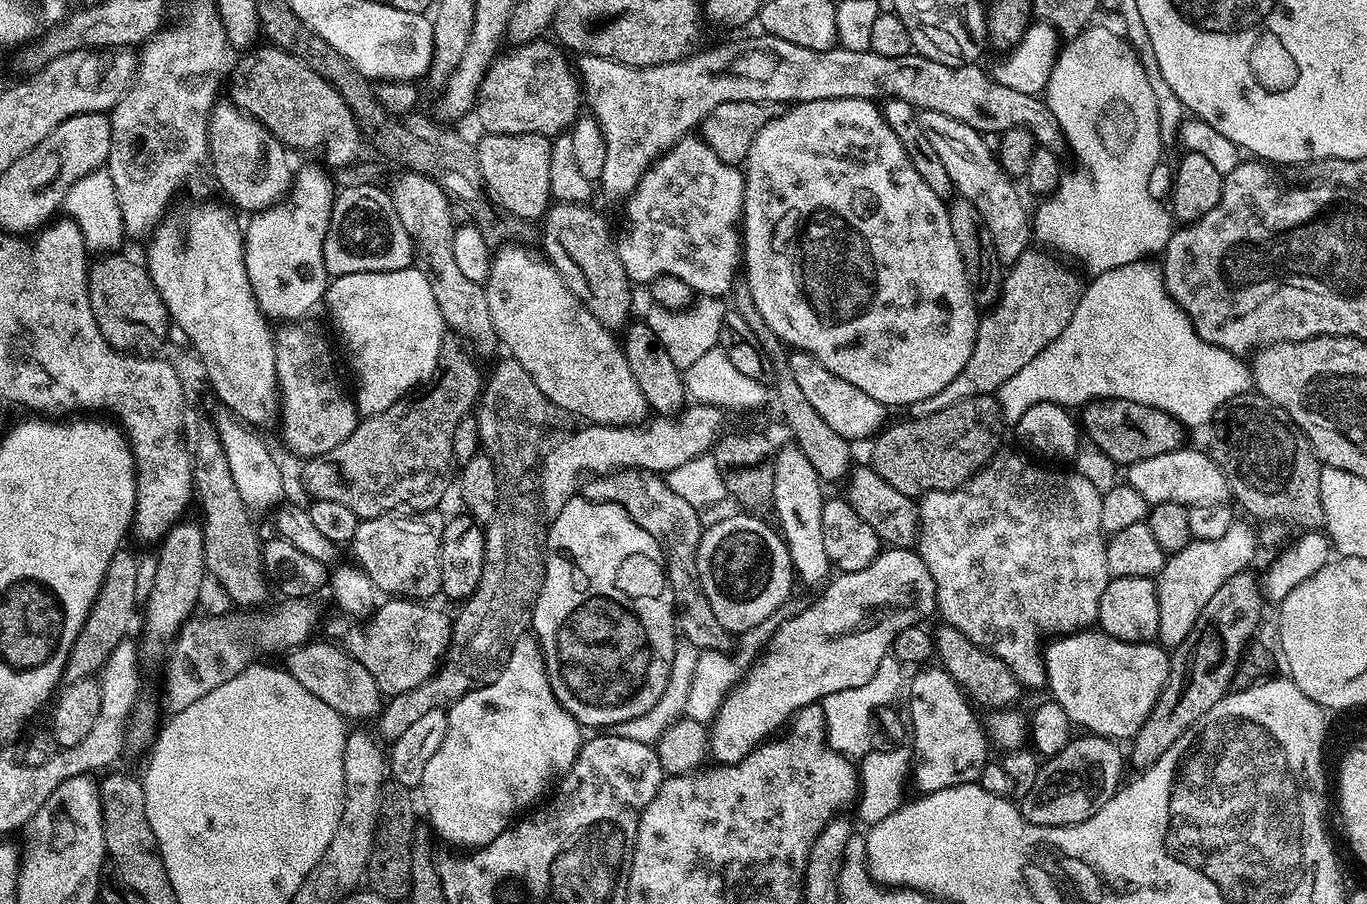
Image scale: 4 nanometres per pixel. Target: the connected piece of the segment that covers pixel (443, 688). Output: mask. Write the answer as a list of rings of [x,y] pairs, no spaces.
[[[503,358],[492,368],[492,373],[487,373],[486,379],[482,384],[482,391],[478,401],[478,407],[475,409],[474,415],[478,422],[478,430],[480,431],[480,442],[482,445],[483,455],[490,458],[490,462],[494,466],[494,474],[498,478],[498,502],[496,503],[496,513],[494,518],[490,518],[490,522],[484,528],[484,565],[482,566],[482,578],[478,582],[478,586],[474,590],[474,594],[468,597],[459,605],[460,613],[454,616],[452,620],[452,637],[448,643],[448,649],[444,655],[444,659],[433,676],[426,682],[422,682],[422,686],[414,686],[414,690],[406,690],[402,694],[391,697],[381,707],[378,713],[378,721],[380,720],[380,732],[378,736],[381,741],[391,742],[402,736],[403,731],[407,730],[415,722],[417,718],[423,718],[429,710],[438,710],[439,708],[447,709],[465,696],[467,692],[472,692],[475,688],[486,686],[490,682],[494,682],[498,678],[498,674],[502,674],[502,670],[506,666],[506,662],[510,662],[510,654],[514,650],[514,642],[518,642],[518,638],[525,635],[529,631],[532,622],[532,611],[540,597],[540,591],[544,585],[544,558],[548,546],[548,524],[546,517],[542,511],[540,503],[540,466],[544,463],[544,454],[546,451],[546,443],[544,439],[548,436],[548,431],[556,424],[557,413],[554,411],[553,405],[549,404],[547,398],[542,394],[542,390],[538,390],[538,386],[534,382],[534,378],[530,378],[530,374],[526,374],[526,370],[522,366],[522,362],[511,358]]]

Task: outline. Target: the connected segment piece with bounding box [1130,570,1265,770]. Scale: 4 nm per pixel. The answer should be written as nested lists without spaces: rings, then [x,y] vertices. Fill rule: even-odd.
[[[1245,570],[1234,574],[1206,602],[1202,614],[1194,622],[1190,634],[1184,641],[1171,649],[1168,662],[1168,677],[1142,726],[1135,736],[1131,737],[1132,764],[1136,770],[1149,768],[1206,710],[1210,710],[1231,689],[1231,679],[1234,678],[1236,667],[1244,655],[1246,647],[1256,635],[1256,627],[1260,624],[1260,611],[1265,601],[1262,599],[1262,584],[1252,573]]]

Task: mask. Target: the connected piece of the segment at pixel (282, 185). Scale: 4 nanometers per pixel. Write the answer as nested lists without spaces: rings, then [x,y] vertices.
[[[217,101],[212,108],[211,122],[208,124],[208,146],[210,168],[213,168],[219,186],[229,197],[226,197],[229,203],[239,211],[248,210],[248,213],[255,214],[279,203],[291,191],[294,170],[288,164],[289,153],[285,145],[263,123],[241,112],[231,101]]]

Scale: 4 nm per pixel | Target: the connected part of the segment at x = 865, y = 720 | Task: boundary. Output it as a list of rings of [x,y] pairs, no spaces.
[[[886,655],[866,686],[840,690],[835,694],[828,695],[823,700],[821,708],[824,712],[824,717],[827,718],[828,744],[836,752],[847,756],[848,759],[860,760],[871,751],[872,718],[878,709],[889,707],[899,692],[901,695],[906,682],[906,676],[904,680],[903,671],[905,672],[904,666],[896,656]]]

